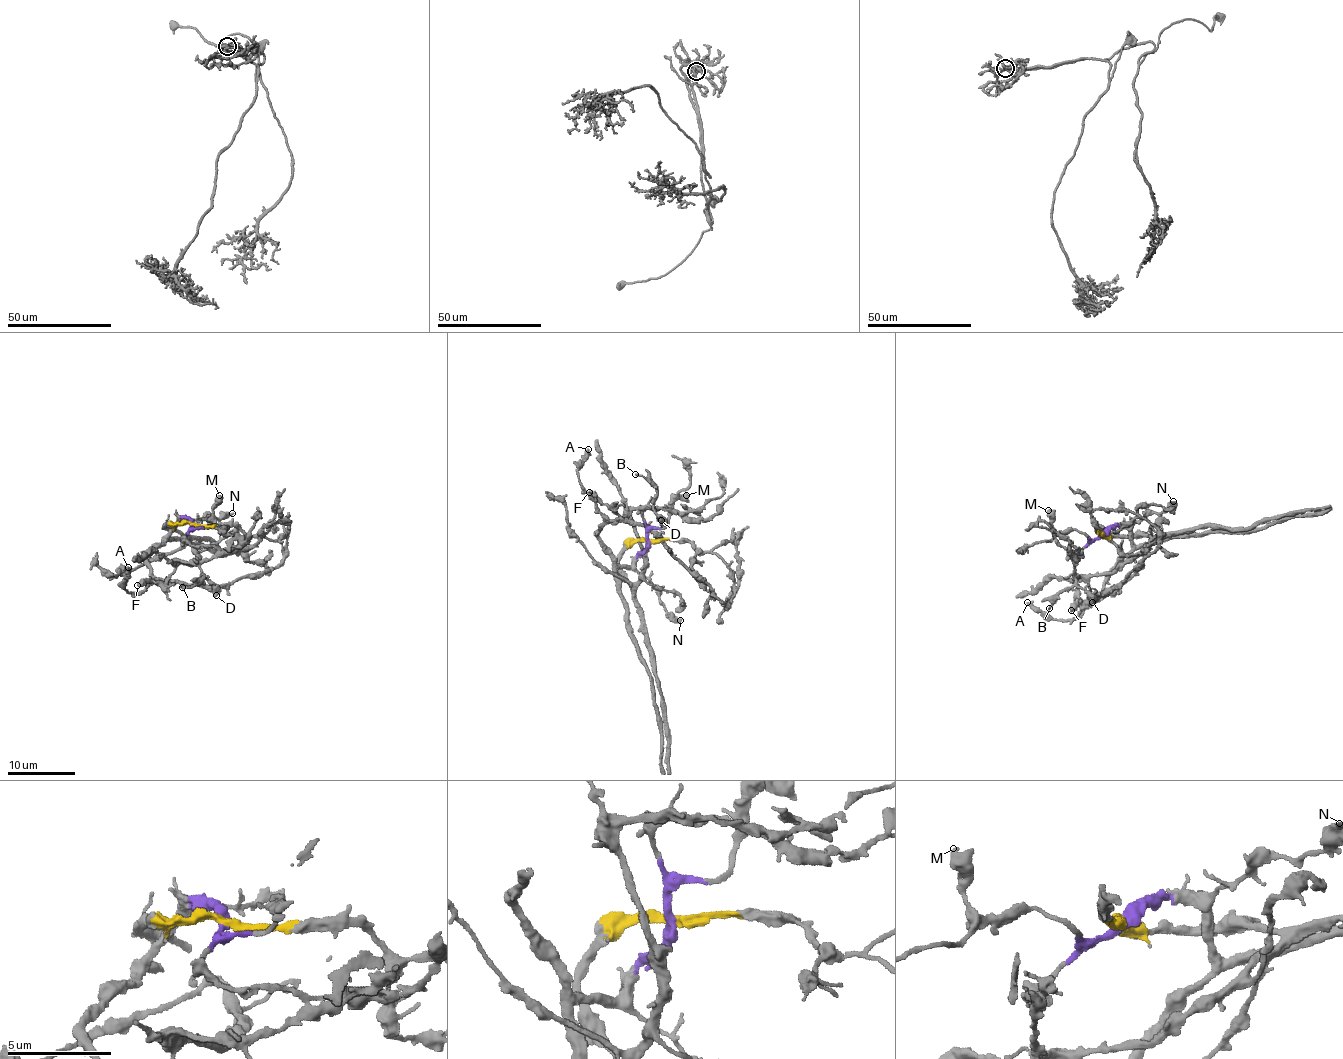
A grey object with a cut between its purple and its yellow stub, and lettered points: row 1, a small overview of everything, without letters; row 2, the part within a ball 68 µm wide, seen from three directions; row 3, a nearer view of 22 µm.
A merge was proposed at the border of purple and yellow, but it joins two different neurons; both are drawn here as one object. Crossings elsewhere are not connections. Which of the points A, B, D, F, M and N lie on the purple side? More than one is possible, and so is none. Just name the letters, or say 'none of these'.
A, M, N

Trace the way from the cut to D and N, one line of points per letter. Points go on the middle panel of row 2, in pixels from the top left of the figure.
D: (649, 541), (634, 541), (619, 560), (619, 575), (633, 589), (643, 556), (632, 512), (649, 506), (661, 521)
N: (649, 541), (637, 557), (635, 567), (658, 593), (665, 609), (681, 620)

